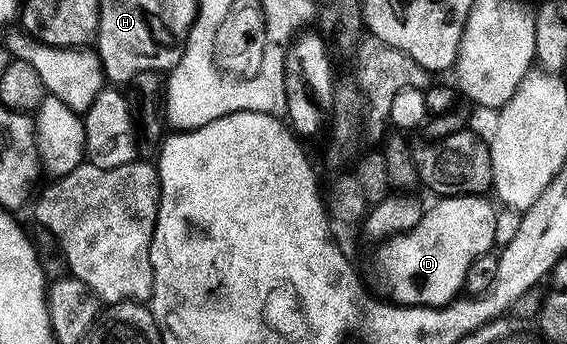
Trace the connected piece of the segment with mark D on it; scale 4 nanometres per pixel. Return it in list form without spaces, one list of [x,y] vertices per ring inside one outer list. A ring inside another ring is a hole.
[[[459,194],[453,198],[441,197],[436,200],[433,206],[429,205],[424,211],[422,220],[414,227],[413,230],[408,230],[405,234],[393,234],[392,237],[383,239],[379,243],[380,246],[376,250],[376,255],[372,258],[372,274],[376,277],[376,282],[380,286],[384,286],[384,290],[389,294],[391,301],[398,306],[447,306],[464,290],[464,281],[466,280],[466,272],[470,268],[470,264],[474,264],[474,260],[478,260],[483,254],[489,253],[495,247],[494,228],[497,207],[492,207],[488,203],[487,197],[479,194]]]

